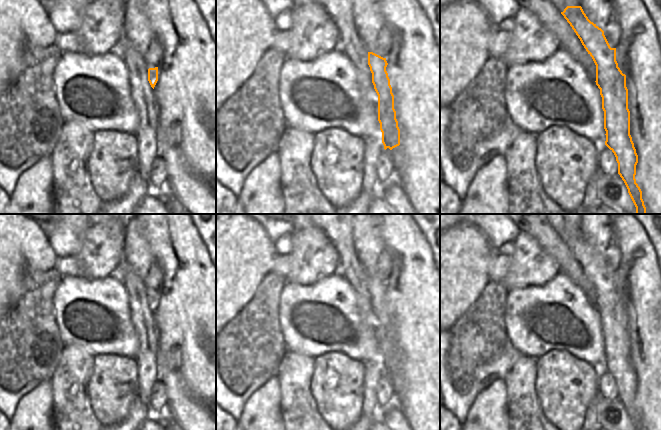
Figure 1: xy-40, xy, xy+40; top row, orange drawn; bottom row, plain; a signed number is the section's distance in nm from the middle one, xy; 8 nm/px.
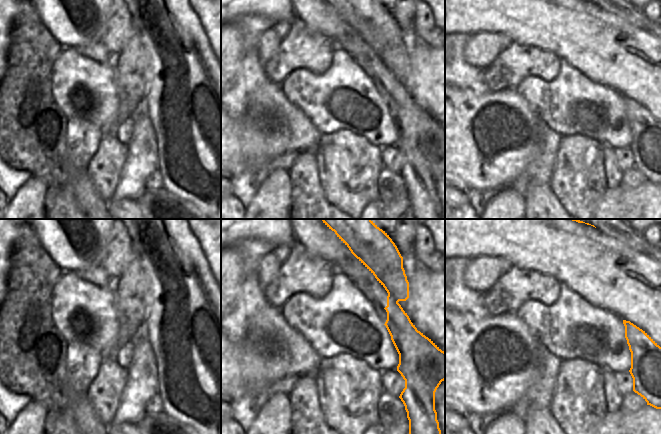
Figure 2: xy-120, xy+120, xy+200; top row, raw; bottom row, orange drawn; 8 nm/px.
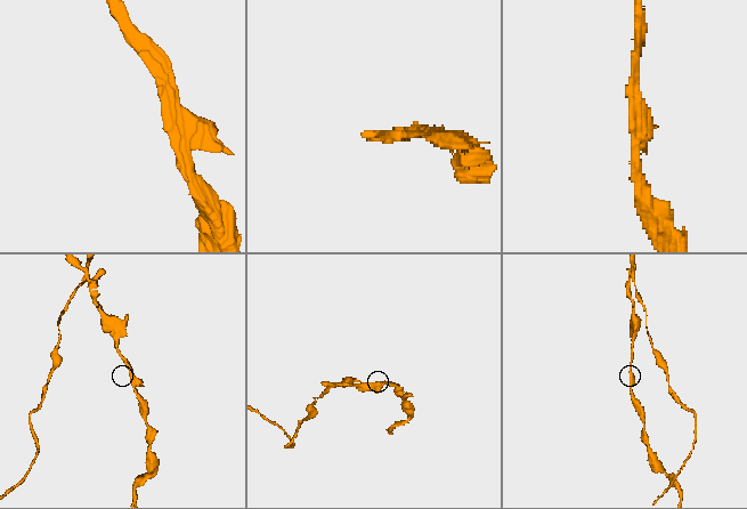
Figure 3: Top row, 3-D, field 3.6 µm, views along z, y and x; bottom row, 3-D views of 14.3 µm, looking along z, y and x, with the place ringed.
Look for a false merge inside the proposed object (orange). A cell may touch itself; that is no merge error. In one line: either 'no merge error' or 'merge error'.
merge error

